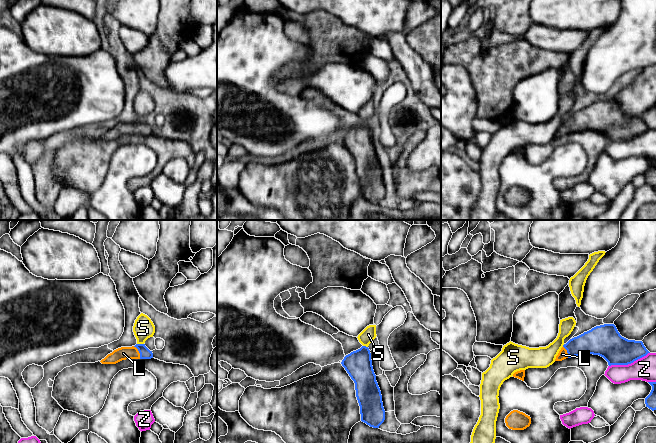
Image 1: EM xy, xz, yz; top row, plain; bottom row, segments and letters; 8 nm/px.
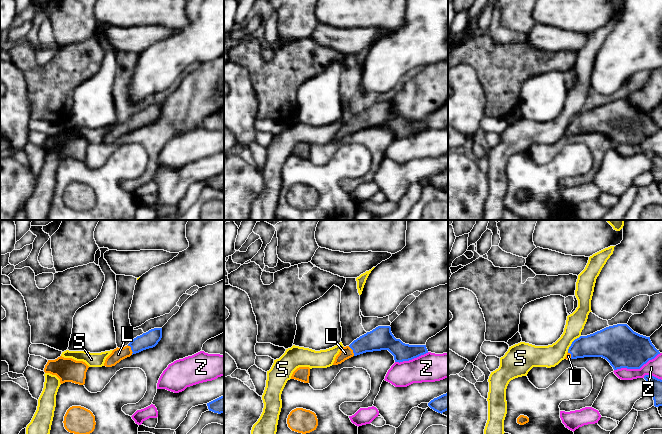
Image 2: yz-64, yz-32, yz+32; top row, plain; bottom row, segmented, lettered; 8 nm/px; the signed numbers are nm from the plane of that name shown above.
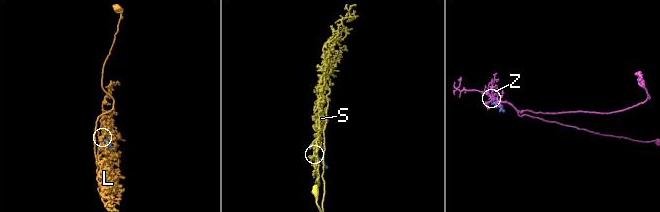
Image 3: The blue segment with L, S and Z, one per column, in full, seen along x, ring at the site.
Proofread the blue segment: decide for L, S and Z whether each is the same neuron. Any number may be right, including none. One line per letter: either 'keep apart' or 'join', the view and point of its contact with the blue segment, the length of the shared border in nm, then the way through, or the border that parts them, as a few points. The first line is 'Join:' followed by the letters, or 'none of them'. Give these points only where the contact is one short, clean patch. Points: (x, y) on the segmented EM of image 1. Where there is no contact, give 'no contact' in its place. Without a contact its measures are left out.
Join: L
L: join; meets blue in xy at (139, 352); contact 120 nm long; runs through xy (145, 353), (139, 352), (123, 353)
S: keep apart; meets blue in xy at (140, 344); contact 60 nm long; border along xy (137, 343), (143, 344)
Z: keep apart; meets blue in yz at (629, 363); contact 340 nm long

